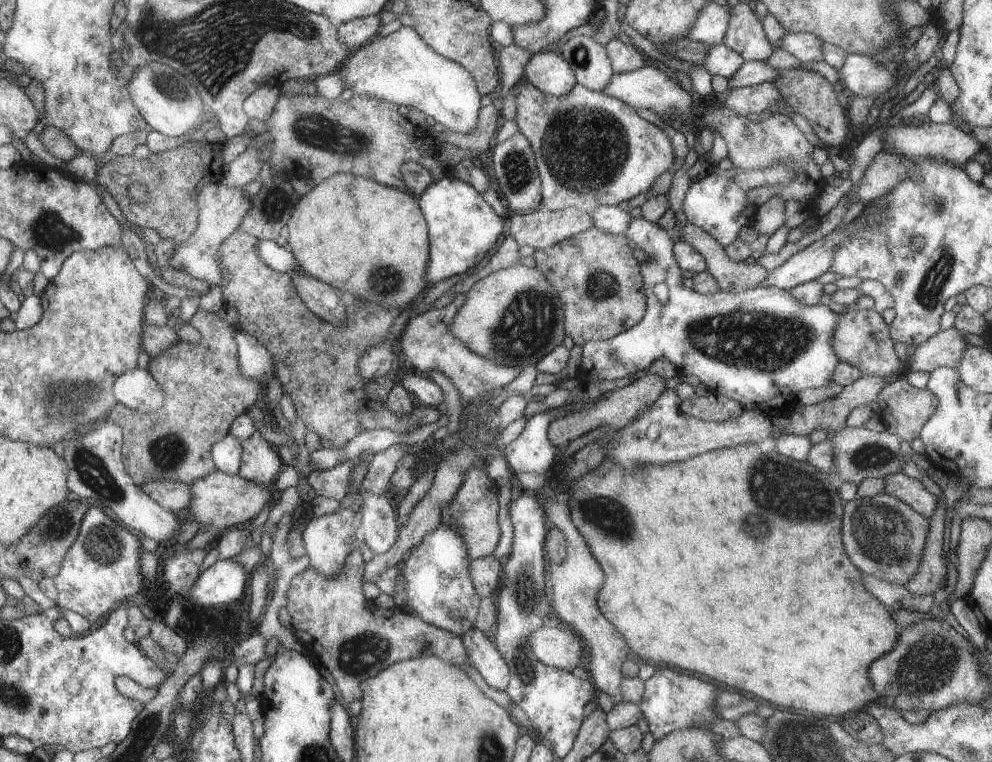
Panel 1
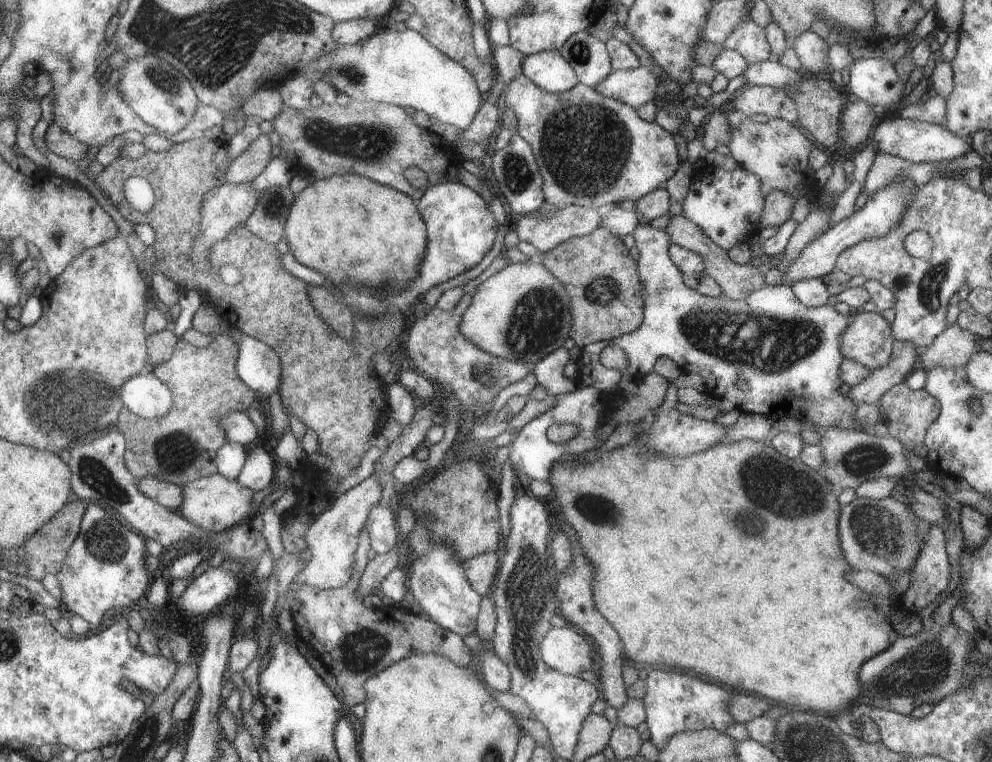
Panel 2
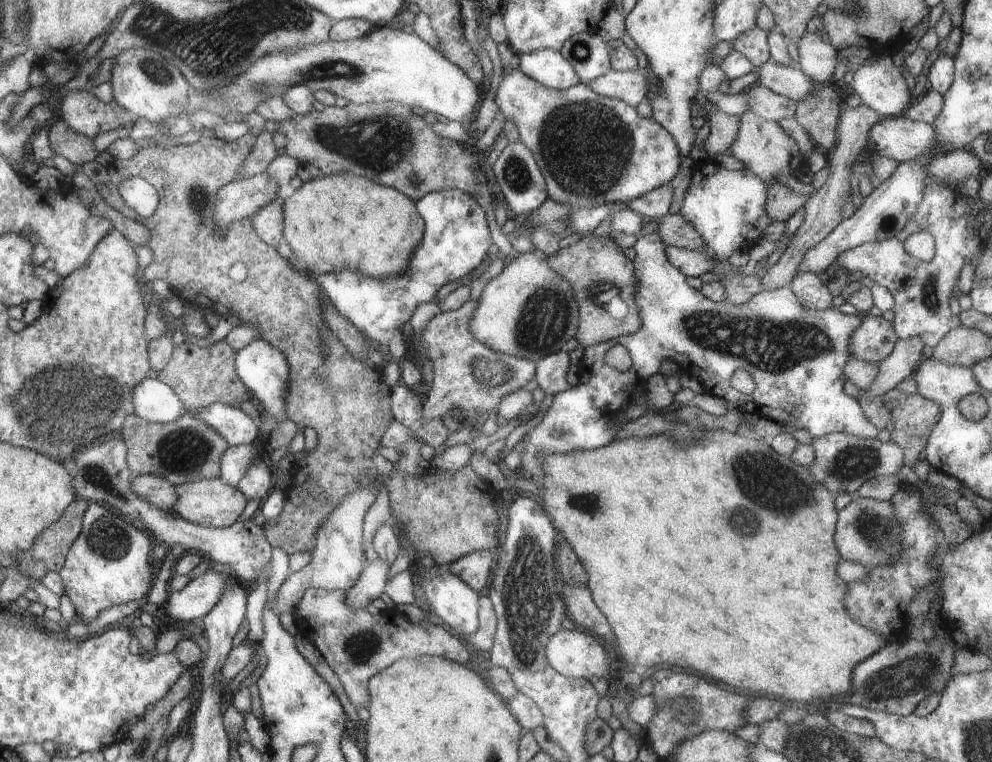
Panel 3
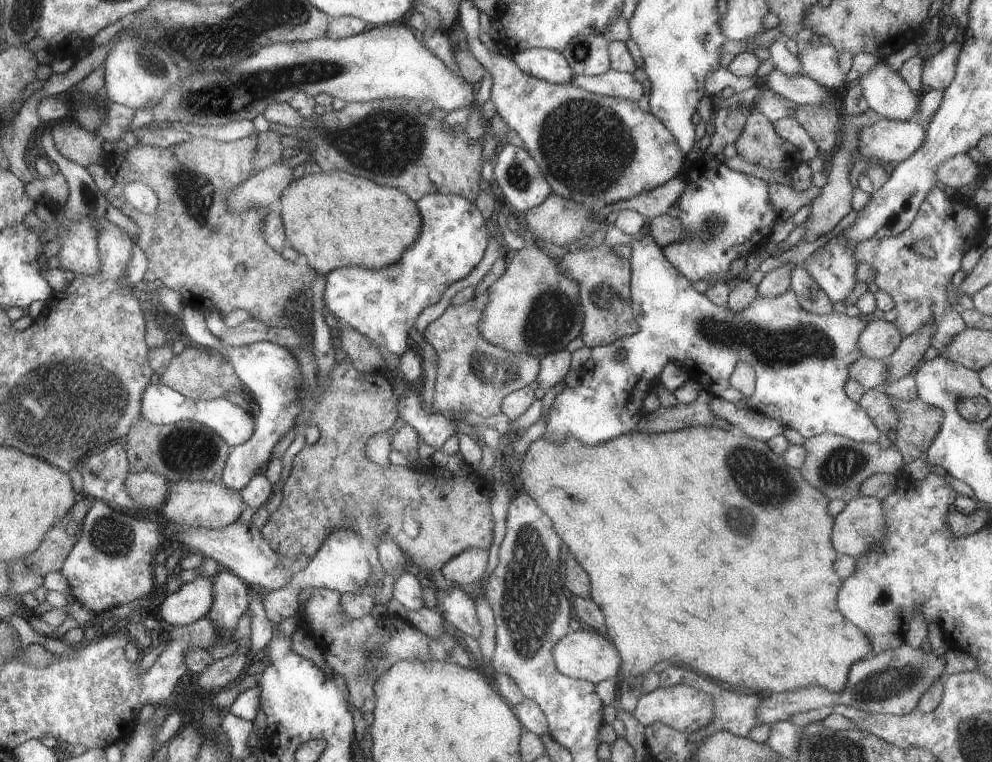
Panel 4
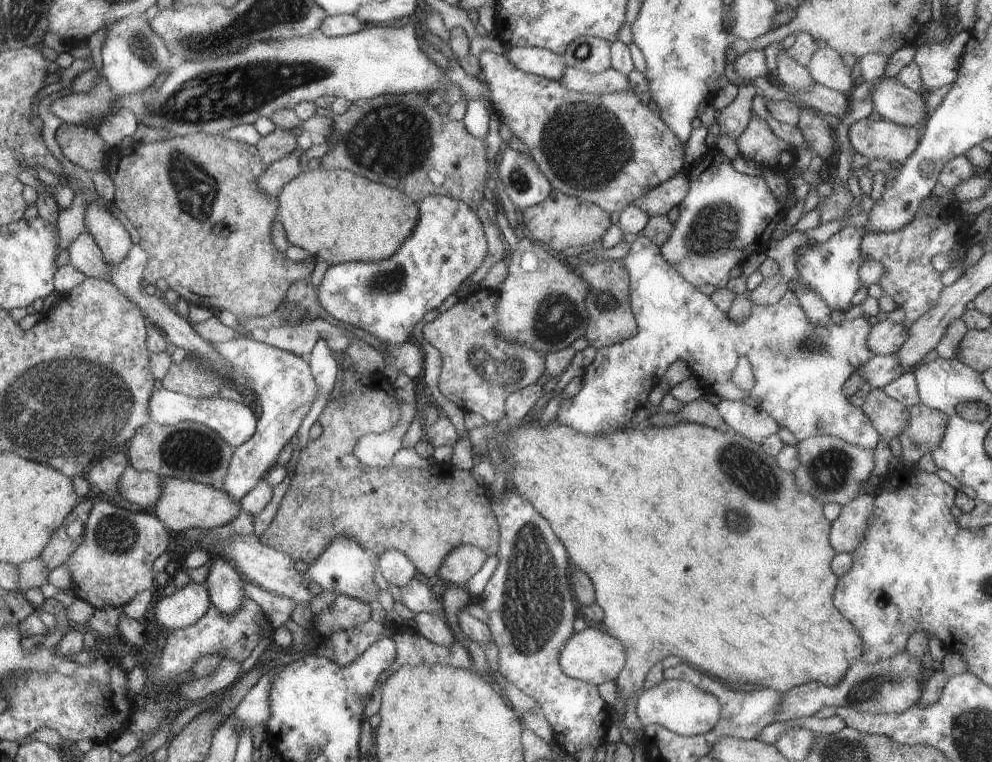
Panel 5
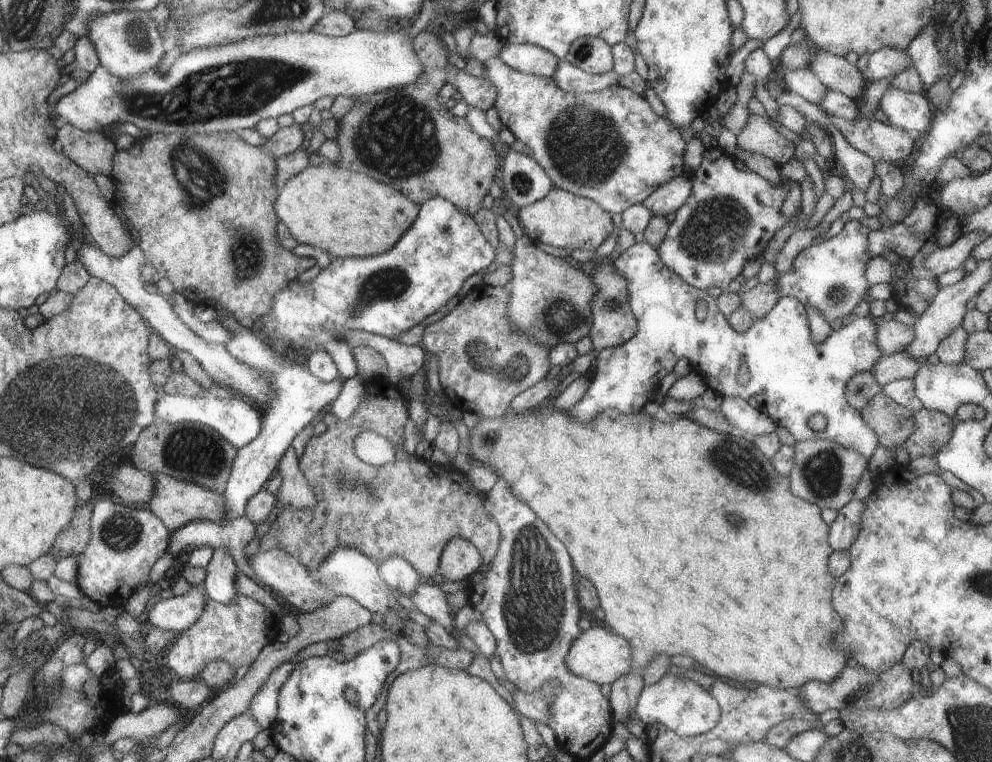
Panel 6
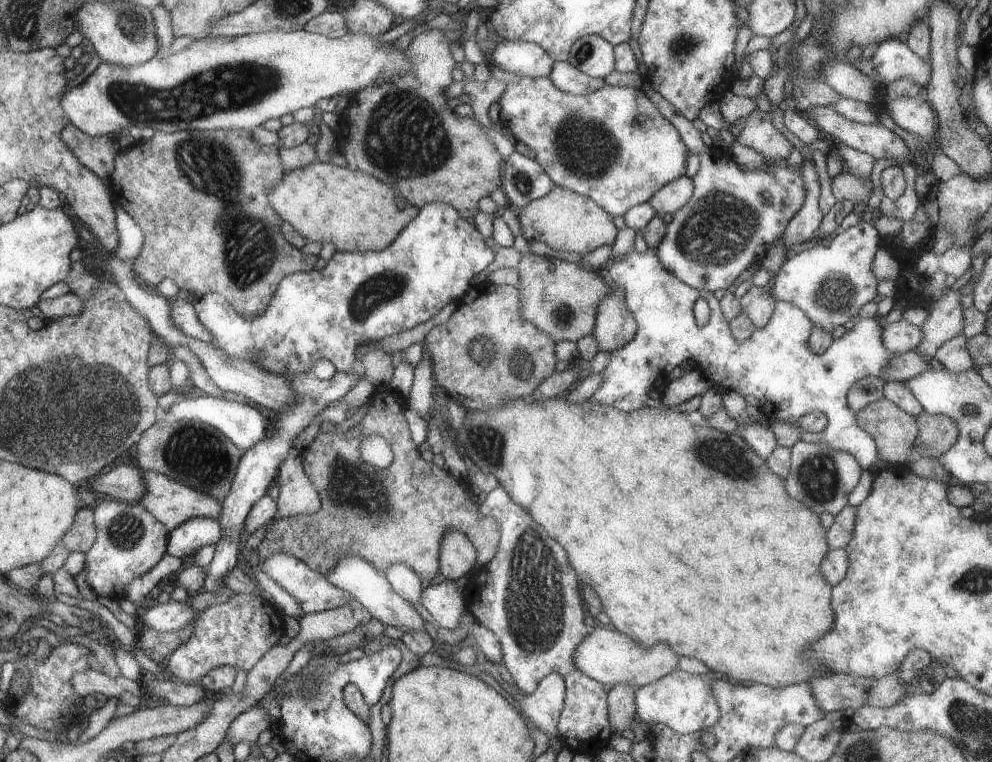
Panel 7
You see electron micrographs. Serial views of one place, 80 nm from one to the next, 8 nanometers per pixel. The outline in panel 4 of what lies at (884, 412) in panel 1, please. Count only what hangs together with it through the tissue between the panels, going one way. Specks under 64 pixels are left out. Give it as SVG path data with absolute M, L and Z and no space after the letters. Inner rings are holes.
M892 399L899 414L896 443L904 462L914 462L932 444L943 423L944 413L939 408L926 405L920 399L901 401Z

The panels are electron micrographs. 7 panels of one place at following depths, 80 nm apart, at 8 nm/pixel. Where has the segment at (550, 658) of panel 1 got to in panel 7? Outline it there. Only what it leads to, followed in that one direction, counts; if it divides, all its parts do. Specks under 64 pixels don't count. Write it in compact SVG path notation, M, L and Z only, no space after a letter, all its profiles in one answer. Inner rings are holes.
M595 627L595 629L579 644L575 652L575 663L584 674L596 682L604 684L624 683L634 688L650 685L663 676L679 668L679 654L670 646L660 643L652 648L643 647L626 633L610 628Z

